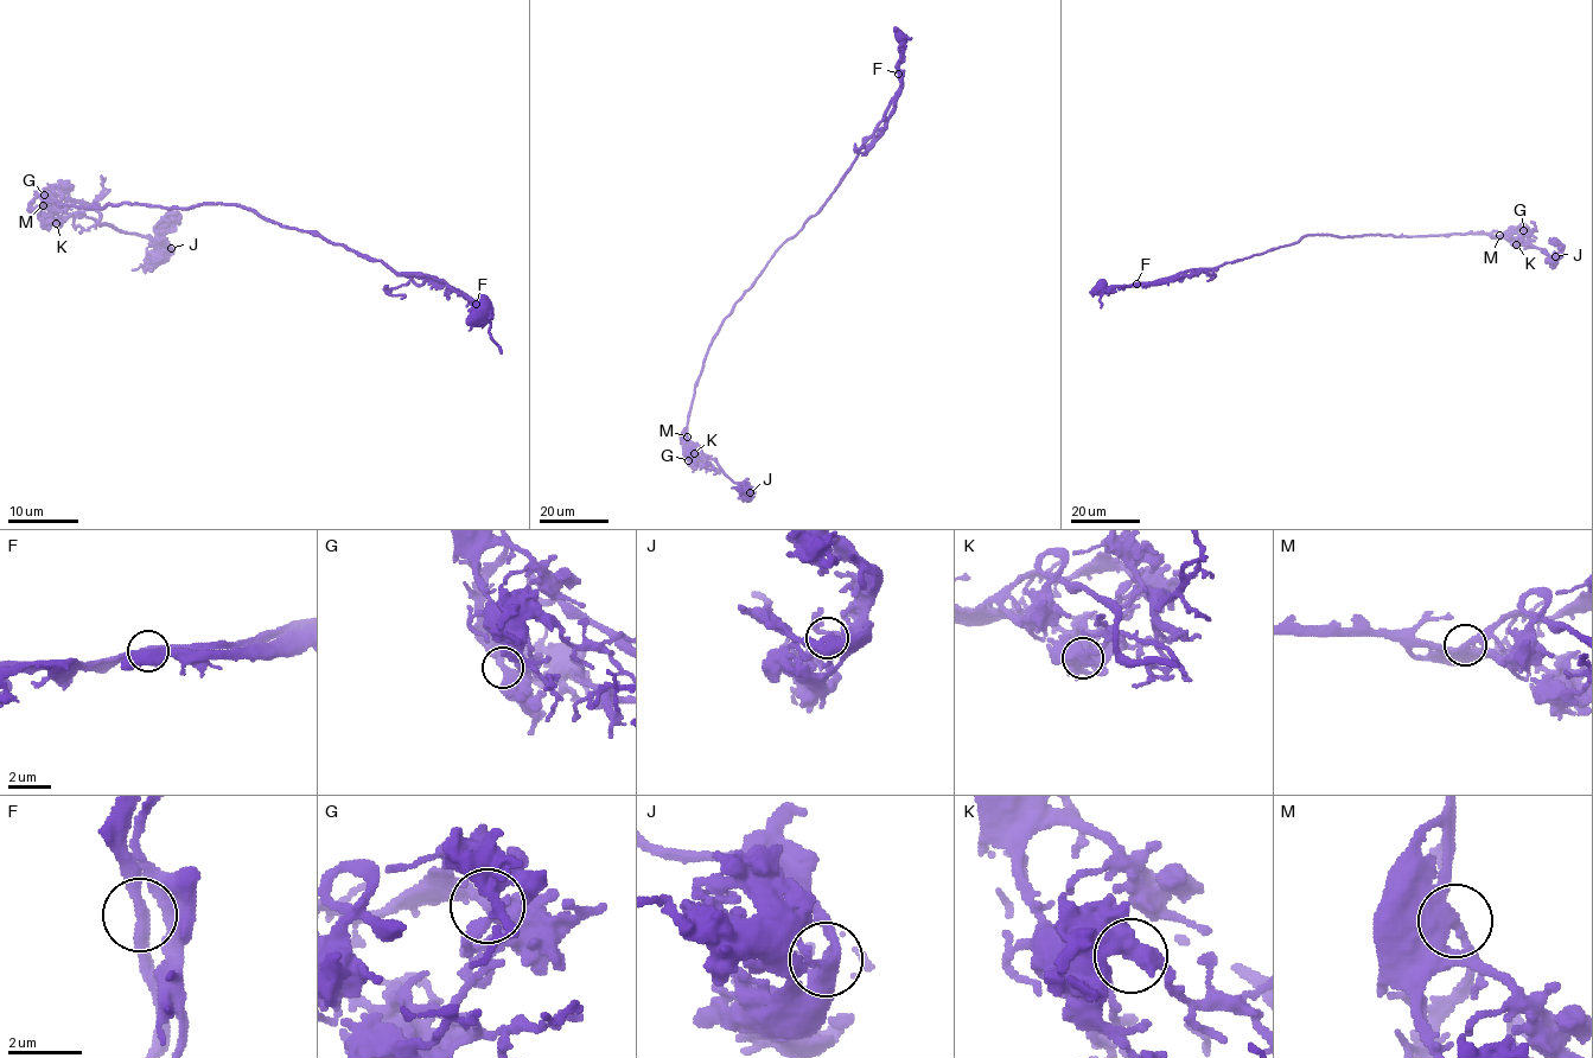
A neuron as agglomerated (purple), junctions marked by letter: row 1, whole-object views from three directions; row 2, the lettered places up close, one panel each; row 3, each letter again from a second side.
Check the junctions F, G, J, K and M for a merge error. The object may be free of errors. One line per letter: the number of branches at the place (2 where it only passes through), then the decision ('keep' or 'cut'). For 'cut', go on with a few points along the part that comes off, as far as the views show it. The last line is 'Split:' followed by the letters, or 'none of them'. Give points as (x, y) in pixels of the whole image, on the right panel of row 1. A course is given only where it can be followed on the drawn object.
F: branches 2; cut; course (1136, 284), (1172, 281), (1210, 269), (1216, 275), (1208, 281)
G: branches 2; keep
J: branches 3; keep
K: branches 2; keep
M: branches 2; keep
Split: F

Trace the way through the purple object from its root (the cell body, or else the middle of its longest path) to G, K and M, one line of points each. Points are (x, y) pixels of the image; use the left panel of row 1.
G: (483, 310), (445, 281), (399, 274), (240, 205), (40, 208), (45, 202), (37, 195), (44, 195)
K: (483, 310), (445, 281), (399, 274), (381, 260), (266, 221), (240, 205), (43, 202), (56, 223)
M: (483, 310), (445, 281), (399, 274), (381, 260), (266, 221), (240, 205), (43, 205)

